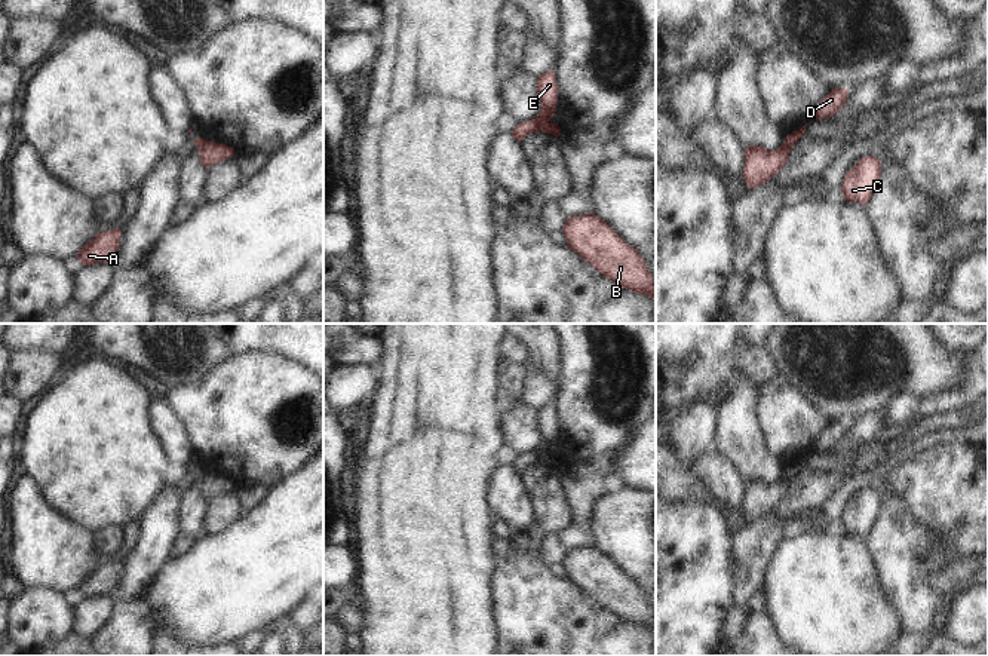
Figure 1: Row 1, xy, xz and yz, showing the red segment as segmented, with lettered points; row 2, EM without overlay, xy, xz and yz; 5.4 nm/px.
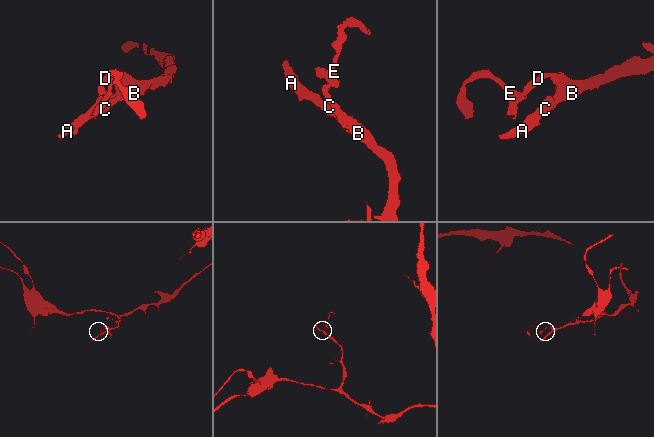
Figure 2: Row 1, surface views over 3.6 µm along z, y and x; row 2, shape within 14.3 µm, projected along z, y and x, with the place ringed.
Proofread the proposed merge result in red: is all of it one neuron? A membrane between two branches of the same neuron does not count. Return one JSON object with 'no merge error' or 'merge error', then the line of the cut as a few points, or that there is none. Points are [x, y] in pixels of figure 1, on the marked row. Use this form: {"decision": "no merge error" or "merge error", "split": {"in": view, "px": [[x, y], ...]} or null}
{"decision": "merge error", "split": {"in": "xz", "px": [[533, 119], [540, 129]]}}

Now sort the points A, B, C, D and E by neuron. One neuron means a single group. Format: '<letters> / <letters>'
A B C D / E

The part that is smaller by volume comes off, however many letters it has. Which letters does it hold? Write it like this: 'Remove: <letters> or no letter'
Remove: E

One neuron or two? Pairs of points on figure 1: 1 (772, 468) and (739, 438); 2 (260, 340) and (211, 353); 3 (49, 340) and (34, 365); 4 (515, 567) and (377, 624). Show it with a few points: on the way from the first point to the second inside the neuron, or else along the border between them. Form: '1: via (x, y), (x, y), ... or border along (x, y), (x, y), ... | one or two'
1: via (764, 463), (746, 445) | one
2: border along (215, 339), (232, 353) | two
3: border along (15, 349), (36, 349), (57, 355) | two
4: border along (491, 542), (491, 613) | two

